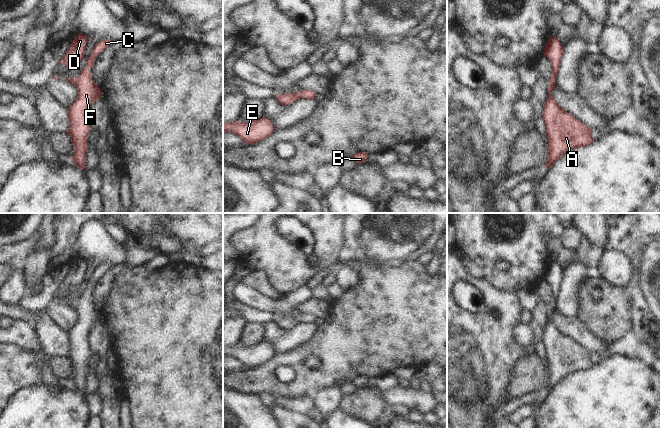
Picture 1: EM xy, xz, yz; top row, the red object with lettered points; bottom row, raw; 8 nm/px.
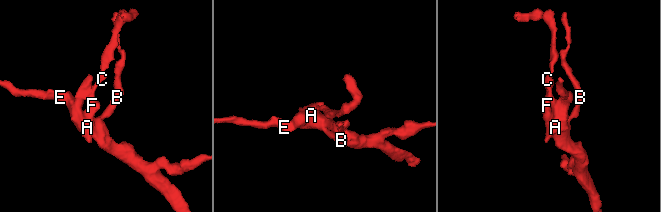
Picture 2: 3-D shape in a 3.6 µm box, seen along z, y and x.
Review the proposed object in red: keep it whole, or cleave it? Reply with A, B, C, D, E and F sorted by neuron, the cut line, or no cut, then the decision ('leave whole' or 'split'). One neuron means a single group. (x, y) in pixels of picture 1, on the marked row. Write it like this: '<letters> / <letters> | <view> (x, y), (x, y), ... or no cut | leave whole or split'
A B C D E F | no cut | leave whole

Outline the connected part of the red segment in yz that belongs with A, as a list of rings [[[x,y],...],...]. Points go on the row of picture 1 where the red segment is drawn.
[[[550,36],[544,48],[544,56],[552,64],[552,76],[549,78],[548,96],[542,115],[548,140],[546,169],[550,169],[567,152],[586,147],[594,142],[591,129],[561,109],[550,94],[550,91],[556,88],[556,78],[563,53],[564,47],[560,44],[558,37]]]

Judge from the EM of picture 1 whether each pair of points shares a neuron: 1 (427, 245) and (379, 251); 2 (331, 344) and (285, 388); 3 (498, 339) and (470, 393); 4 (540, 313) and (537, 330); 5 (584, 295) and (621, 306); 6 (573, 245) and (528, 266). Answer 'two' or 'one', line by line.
1: one
2: one
3: one
4: one
5: one
6: two

